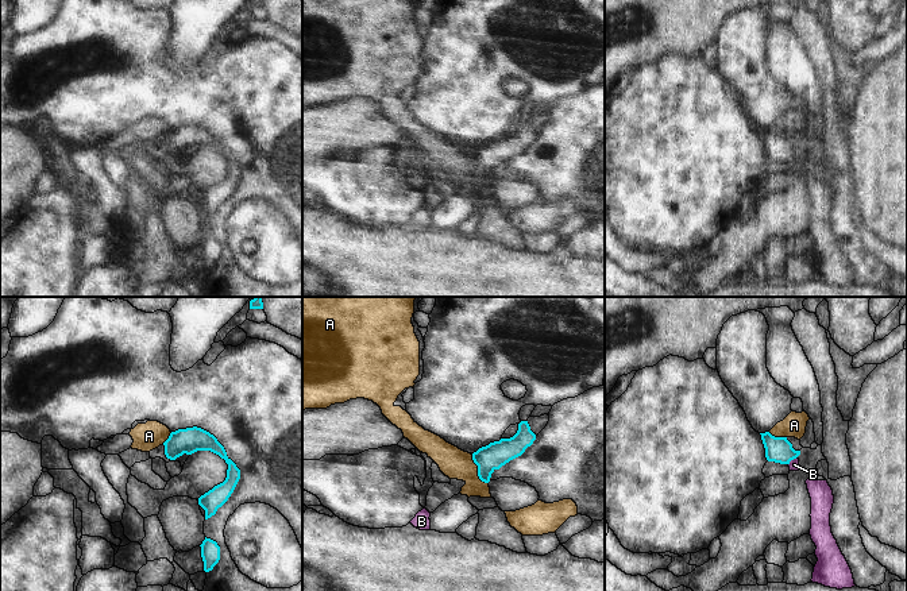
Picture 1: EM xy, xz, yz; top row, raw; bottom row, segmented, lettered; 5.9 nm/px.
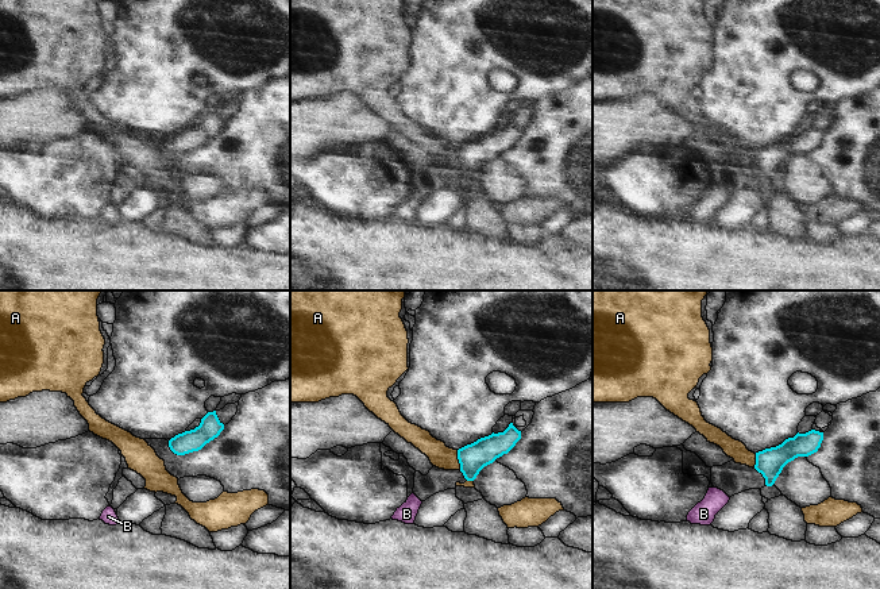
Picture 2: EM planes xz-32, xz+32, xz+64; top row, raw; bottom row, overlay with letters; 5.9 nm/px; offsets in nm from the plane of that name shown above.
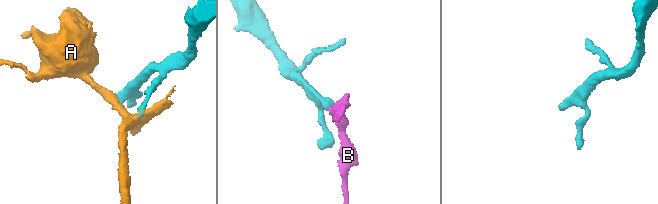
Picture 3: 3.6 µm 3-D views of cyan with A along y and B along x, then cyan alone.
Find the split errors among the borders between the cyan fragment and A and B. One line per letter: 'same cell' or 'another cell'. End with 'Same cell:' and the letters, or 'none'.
A: another cell
B: same cell
Same cell: B

